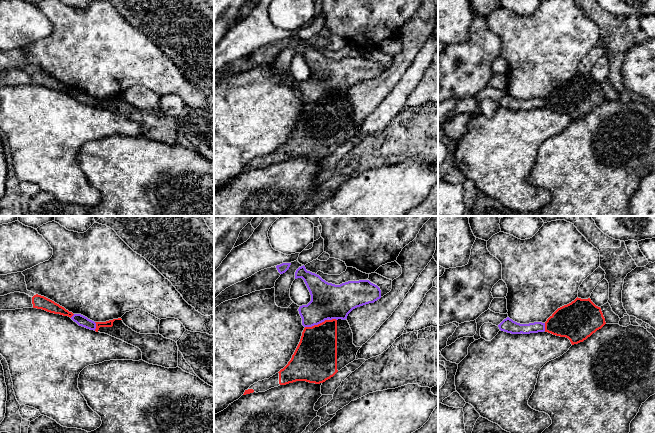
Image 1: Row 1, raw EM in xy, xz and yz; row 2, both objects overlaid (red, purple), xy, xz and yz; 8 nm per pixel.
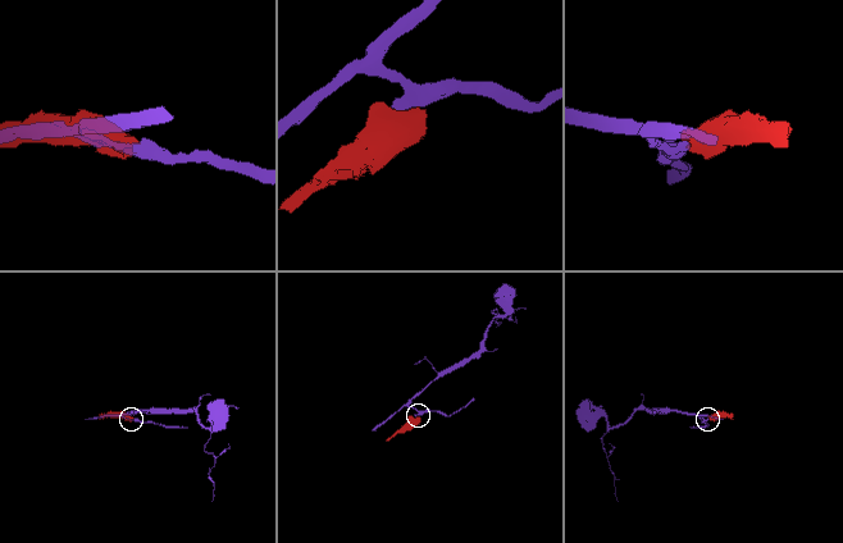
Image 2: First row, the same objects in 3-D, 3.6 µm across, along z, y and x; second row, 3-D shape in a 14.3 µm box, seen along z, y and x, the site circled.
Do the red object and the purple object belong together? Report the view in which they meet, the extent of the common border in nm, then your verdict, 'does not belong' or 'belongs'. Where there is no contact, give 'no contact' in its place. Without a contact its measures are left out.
meets red in xz; contact 200 nm long; does not belong

